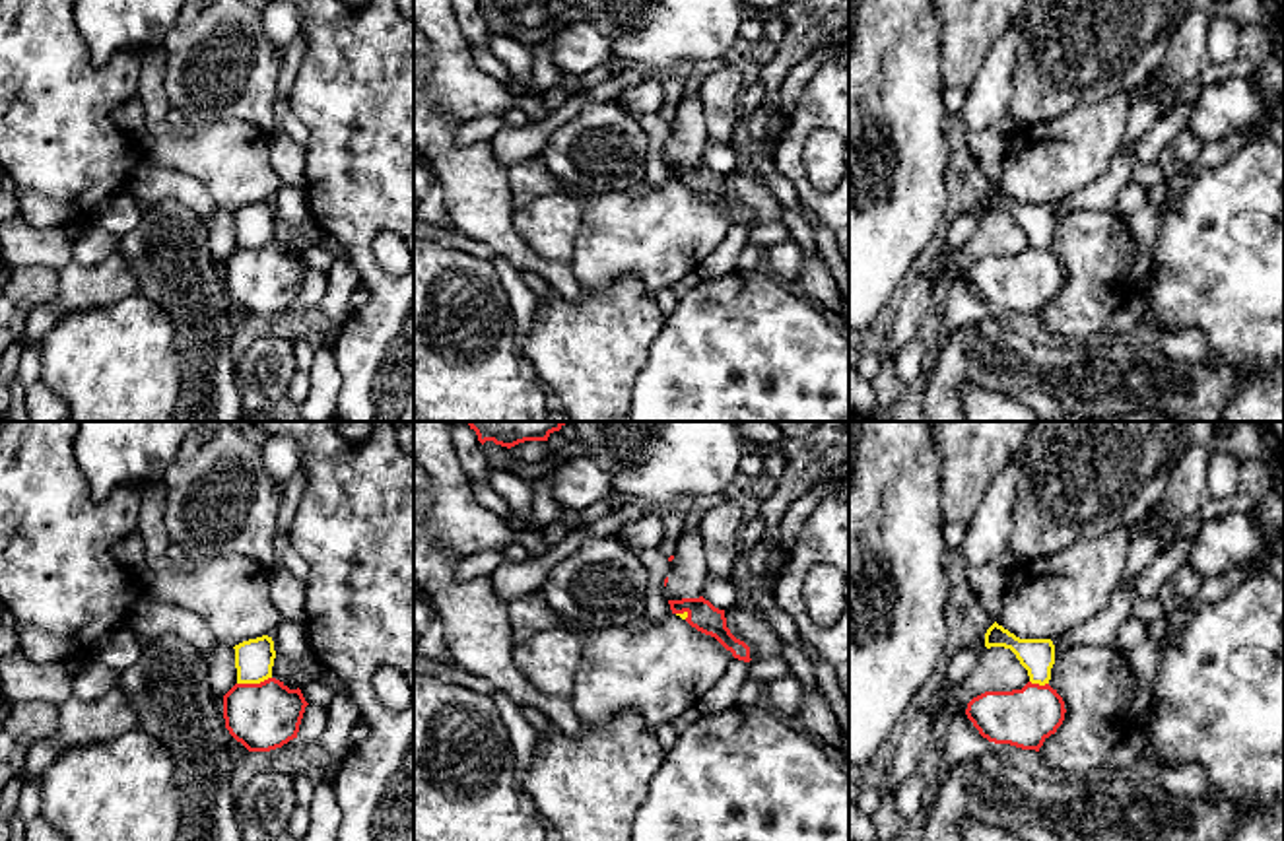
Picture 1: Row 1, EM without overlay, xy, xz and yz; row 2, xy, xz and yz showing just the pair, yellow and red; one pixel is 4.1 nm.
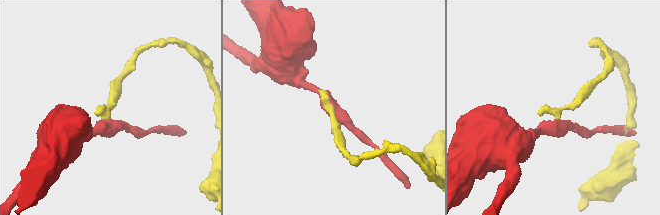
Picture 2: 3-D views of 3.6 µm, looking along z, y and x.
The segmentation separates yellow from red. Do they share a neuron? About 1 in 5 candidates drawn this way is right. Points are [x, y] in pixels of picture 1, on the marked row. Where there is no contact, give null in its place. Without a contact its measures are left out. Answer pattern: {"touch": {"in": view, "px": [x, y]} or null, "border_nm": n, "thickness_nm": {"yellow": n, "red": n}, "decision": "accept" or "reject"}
{"touch": {"in": "xy", "px": [253, 682]}, "border_nm": 150, "thickness_nm": {"yellow": 160, "red": 280}, "decision": "reject"}

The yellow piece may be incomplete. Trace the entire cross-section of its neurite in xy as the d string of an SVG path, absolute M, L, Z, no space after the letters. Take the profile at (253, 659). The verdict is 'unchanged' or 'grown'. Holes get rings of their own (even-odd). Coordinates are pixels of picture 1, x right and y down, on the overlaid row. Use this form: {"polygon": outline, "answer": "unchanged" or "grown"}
{"polygon": "M268 635L243 641L235 649L237 684L260 684L272 678L276 658L274 641Z", "answer": "unchanged"}

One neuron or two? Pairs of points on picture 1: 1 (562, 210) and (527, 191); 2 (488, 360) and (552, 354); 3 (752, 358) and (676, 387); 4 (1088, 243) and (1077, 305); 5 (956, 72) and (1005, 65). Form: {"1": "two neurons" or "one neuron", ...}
{"1": "two neurons", "2": "two neurons", "3": "one neuron", "4": "one neuron", "5": "two neurons"}

